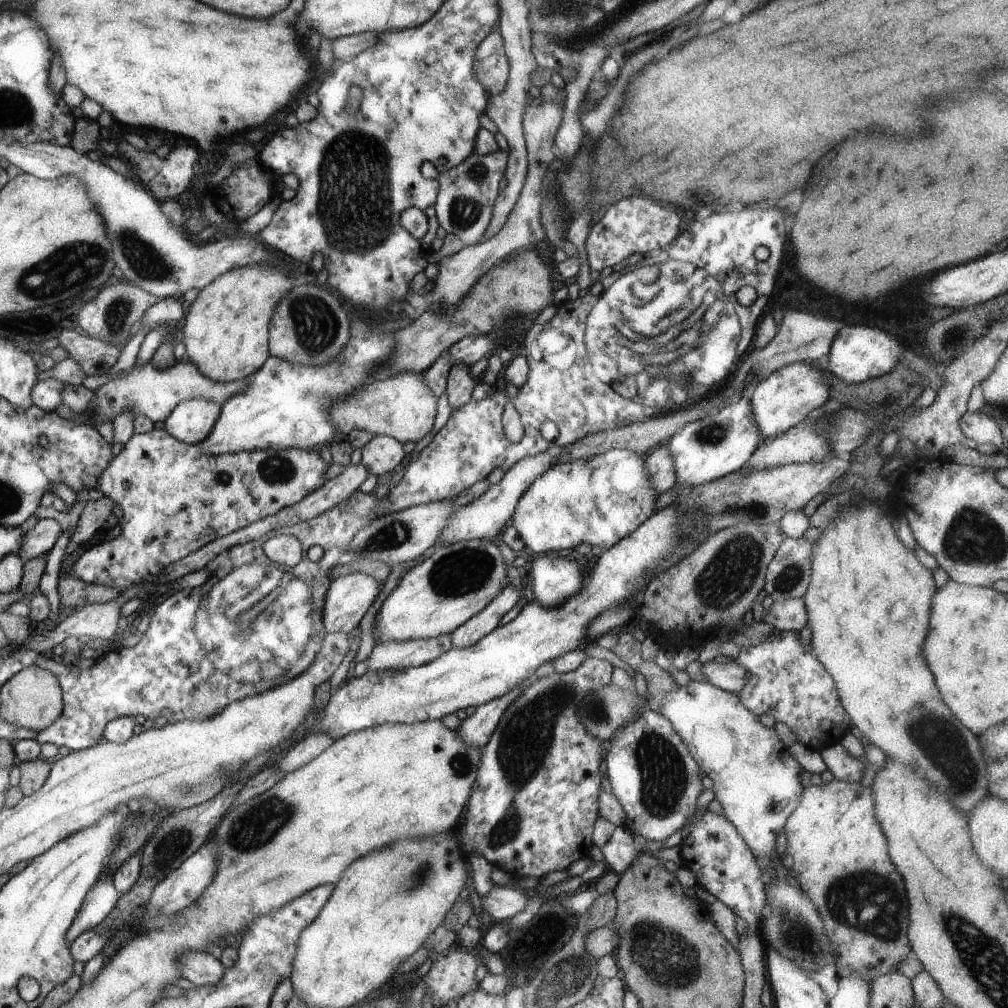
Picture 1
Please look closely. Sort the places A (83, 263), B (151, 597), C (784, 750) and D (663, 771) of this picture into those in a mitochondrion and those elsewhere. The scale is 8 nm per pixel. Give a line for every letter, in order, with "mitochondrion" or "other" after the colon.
A: mitochondrion
B: other
C: other
D: mitochondrion

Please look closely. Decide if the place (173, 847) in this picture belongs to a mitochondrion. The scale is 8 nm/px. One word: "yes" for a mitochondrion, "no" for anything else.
yes

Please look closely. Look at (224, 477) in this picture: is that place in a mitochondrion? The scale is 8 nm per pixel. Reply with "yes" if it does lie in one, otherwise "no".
yes

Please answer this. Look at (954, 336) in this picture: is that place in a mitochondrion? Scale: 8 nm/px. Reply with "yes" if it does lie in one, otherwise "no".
yes

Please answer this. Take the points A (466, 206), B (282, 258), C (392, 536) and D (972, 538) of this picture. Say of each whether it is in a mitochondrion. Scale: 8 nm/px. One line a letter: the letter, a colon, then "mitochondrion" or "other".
A: mitochondrion
B: other
C: mitochondrion
D: mitochondrion

